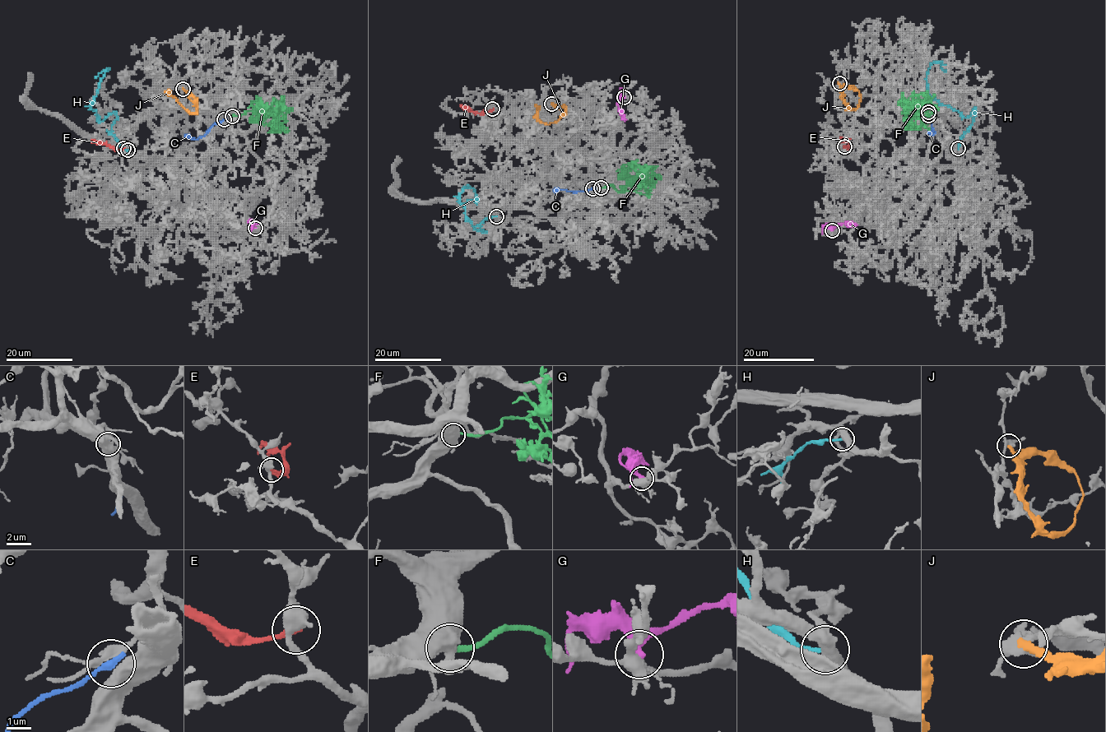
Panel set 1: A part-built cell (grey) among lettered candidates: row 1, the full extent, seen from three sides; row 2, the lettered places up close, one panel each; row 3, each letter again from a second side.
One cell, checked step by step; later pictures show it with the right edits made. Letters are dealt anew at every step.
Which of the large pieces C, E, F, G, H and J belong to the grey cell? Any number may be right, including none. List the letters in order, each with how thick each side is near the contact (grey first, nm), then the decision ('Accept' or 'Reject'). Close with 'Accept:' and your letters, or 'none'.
C: Thickness 240 nm (grey) against 320 nm. Reject
E: Thickness 400 nm (grey) against 200 nm. Reject
F: Thickness 500 nm (grey) against 240 nm. Reject
G: Thickness 440 nm (grey) against 360 nm. Reject
H: Thickness 380 nm (grey) against 170 nm. Reject
J: Thickness 320 nm (grey) against 240 nm. Reject
Accept: none

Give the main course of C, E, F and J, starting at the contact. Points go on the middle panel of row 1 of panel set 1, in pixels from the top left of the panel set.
C: (592, 188), (572, 192), (553, 190)
E: (492, 109), (473, 113), (459, 104)
F: (601, 188), (612, 186), (621, 192), (621, 187), (648, 196), (653, 182), (643, 182), (633, 169), (625, 173)
J: (551, 104), (566, 109), (566, 112), (549, 124), (536, 118), (535, 104)

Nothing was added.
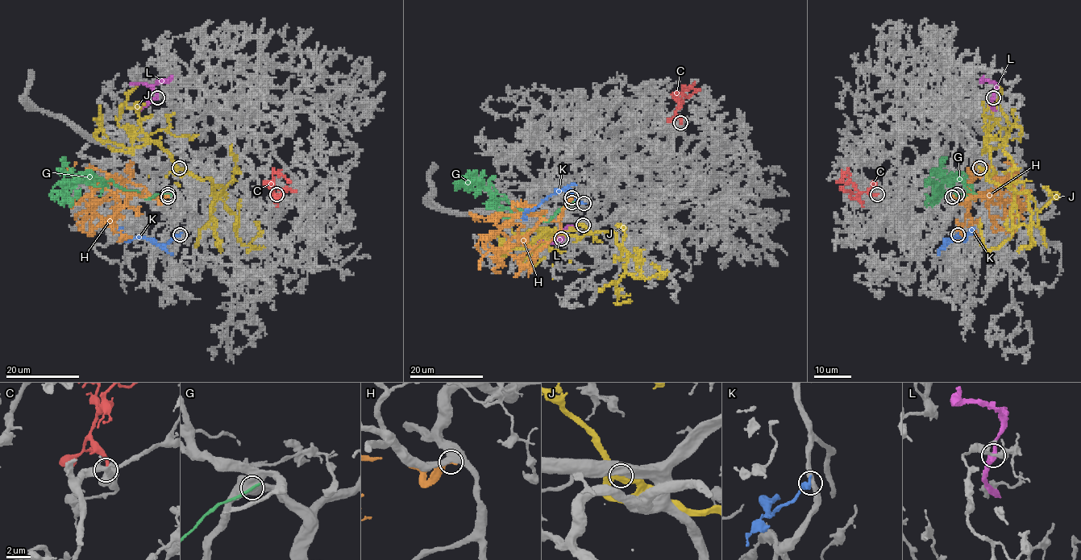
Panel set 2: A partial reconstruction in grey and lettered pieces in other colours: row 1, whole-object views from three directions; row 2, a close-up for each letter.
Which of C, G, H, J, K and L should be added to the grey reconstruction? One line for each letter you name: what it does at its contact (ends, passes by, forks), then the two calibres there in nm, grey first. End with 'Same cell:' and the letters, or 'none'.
C: It ends there. Thickness 320 nm (grey) against 340 nm
Same cell: C

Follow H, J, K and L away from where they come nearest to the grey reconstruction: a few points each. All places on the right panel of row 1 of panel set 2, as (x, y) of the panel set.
H: (953, 197), (966, 202), (974, 196), (970, 196), (968, 205), (972, 181), (982, 170), (992, 168), (995, 175)
J: (979, 168), (987, 172), (988, 181), (1013, 190), (1012, 233), (999, 246), (987, 251), (979, 220)
K: (958, 234), (945, 244), (950, 238), (961, 238), (965, 240), (966, 233), (973, 226)
L: (993, 97), (996, 86), (991, 81), (983, 81), (983, 76)

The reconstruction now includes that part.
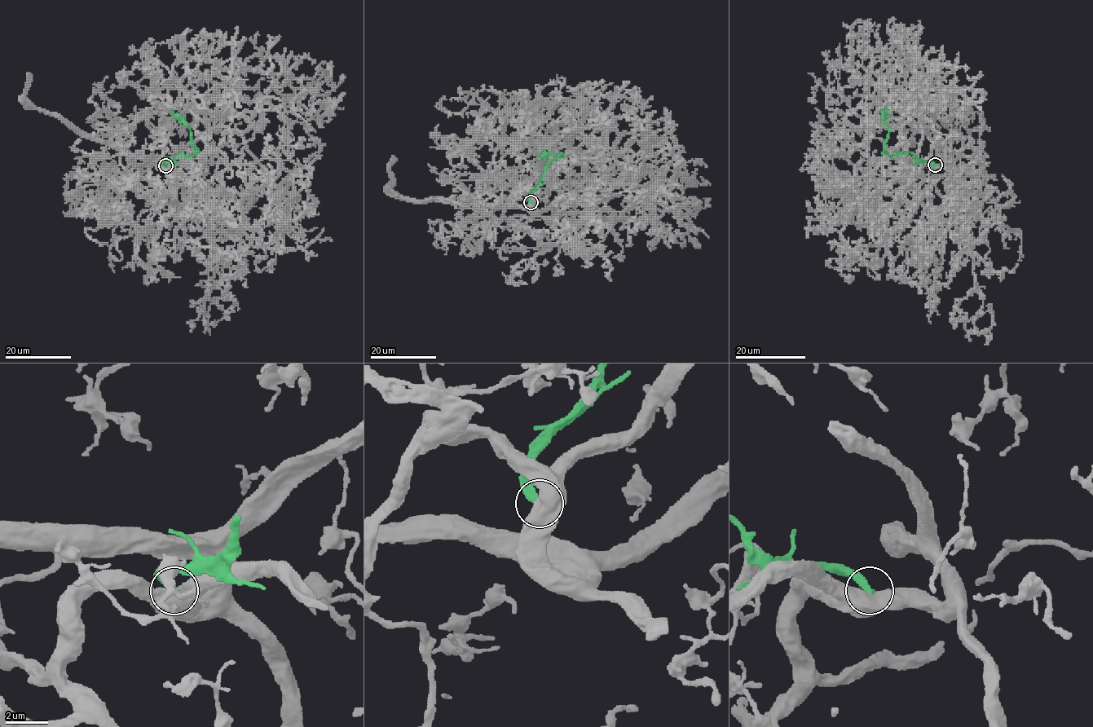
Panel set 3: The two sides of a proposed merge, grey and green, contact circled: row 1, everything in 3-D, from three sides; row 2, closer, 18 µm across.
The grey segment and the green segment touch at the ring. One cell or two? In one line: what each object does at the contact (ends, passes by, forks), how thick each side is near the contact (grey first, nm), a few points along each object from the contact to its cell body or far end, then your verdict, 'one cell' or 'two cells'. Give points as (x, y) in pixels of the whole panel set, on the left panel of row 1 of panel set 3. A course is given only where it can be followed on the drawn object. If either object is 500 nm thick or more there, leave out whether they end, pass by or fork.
calibres 900 and 380 nm; course grey (165, 166), (207, 133), (234, 129), (270, 177), (279, 165), (257, 162), (249, 174), (268, 184), (259, 190); course green (165, 165), (164, 163), (170, 162), (176, 154), (188, 157), (195, 152), (191, 129), (182, 119), (169, 113); two cells

